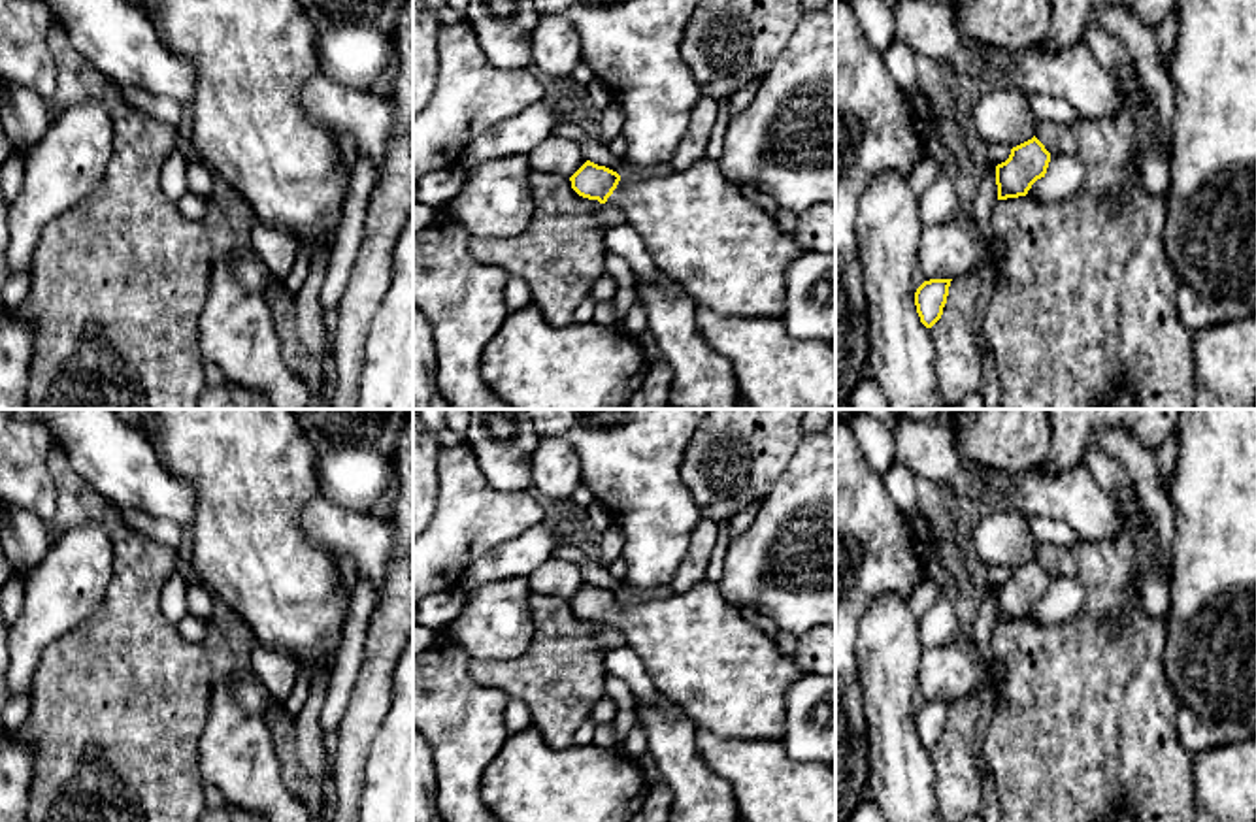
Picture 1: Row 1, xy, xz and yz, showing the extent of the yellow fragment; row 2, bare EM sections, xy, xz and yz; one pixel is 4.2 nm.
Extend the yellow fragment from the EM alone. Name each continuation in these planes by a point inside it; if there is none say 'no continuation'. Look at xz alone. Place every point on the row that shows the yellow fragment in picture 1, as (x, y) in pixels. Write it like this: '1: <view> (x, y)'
1: xz (702, 232)

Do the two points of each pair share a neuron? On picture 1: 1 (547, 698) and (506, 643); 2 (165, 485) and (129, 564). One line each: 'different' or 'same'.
1: different
2: different

